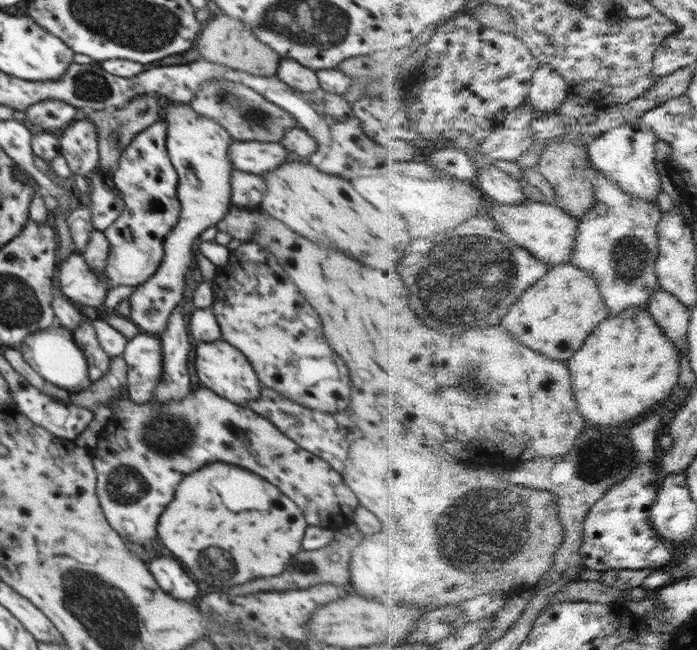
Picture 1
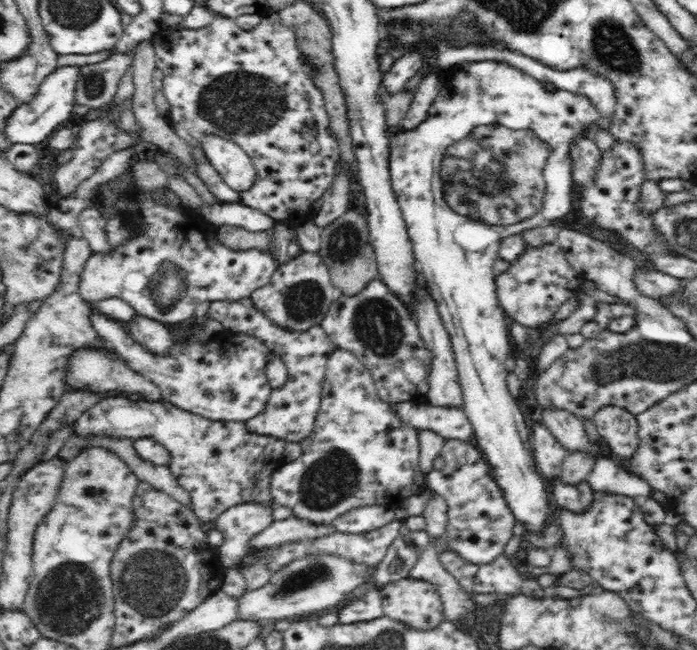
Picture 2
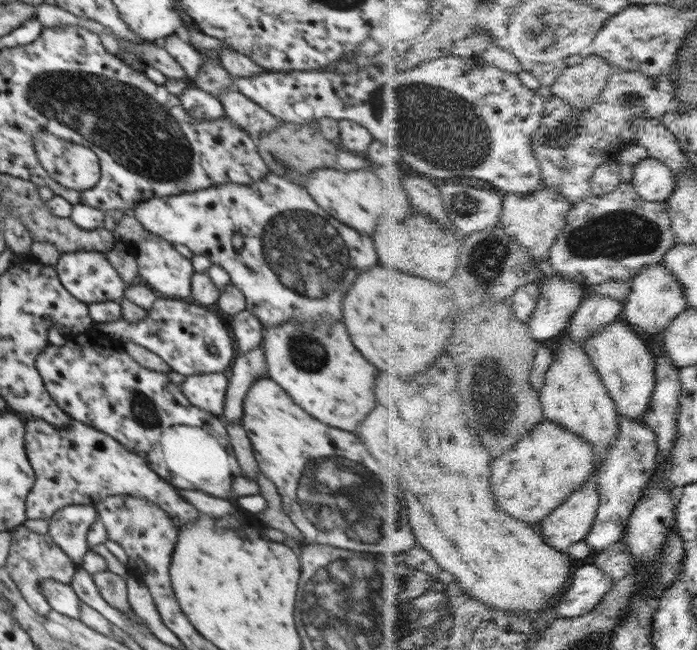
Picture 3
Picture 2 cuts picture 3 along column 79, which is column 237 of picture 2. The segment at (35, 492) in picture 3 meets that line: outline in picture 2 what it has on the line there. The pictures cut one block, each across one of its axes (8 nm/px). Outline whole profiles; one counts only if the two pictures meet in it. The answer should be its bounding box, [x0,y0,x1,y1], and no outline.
[75,393,286,523]

